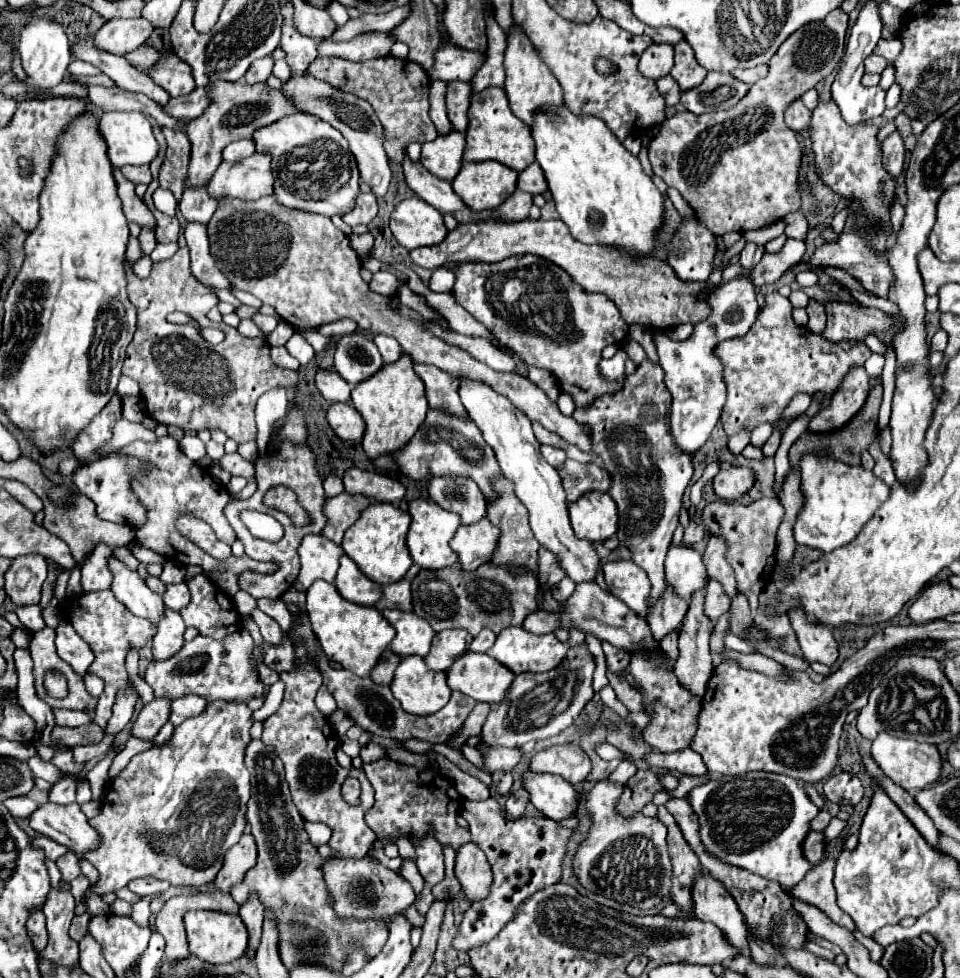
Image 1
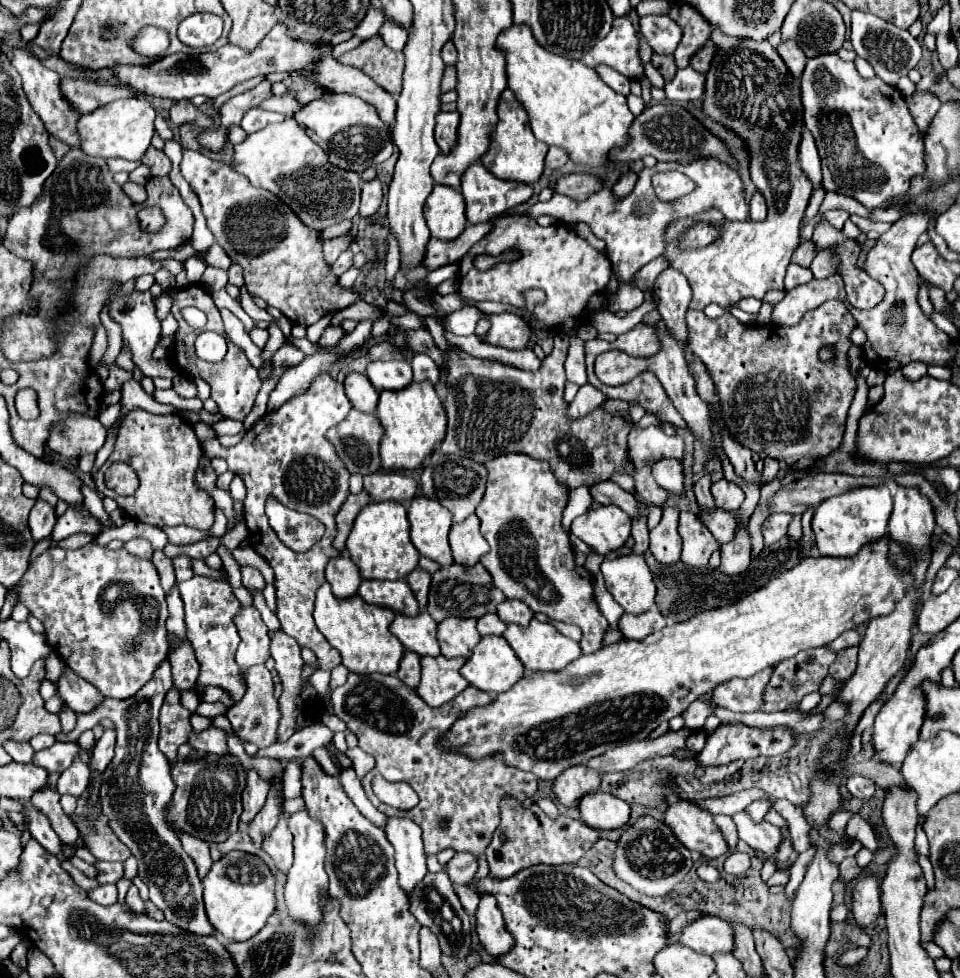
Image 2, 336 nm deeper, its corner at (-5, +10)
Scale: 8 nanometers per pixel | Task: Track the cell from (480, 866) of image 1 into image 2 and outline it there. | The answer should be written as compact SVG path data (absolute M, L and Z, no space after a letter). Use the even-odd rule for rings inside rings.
M492 895L480 897L480 905L476 911L476 933L484 951L494 959L498 959L498 955L506 955L506 951L514 947L512 935L506 931L502 913L496 907L496 899Z

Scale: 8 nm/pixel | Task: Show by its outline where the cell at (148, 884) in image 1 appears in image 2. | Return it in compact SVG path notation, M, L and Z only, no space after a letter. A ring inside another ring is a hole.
M96 861L94 867L96 867L96 871L98 871L98 875L96 875L96 881L98 881L98 883L116 883L116 881L124 875L122 863Z

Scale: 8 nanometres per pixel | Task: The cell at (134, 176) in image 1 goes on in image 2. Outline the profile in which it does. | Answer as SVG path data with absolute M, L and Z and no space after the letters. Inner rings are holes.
M150 145L148 151L144 153L142 163L150 167L150 173L152 173L152 175L168 175L170 169L172 169L172 163L170 163L170 159L164 155L164 151L154 149L152 145Z

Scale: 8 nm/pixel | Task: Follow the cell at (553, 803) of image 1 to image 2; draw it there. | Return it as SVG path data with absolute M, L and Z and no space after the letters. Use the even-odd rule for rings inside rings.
M590 793L580 801L580 815L594 829L620 829L630 821L630 805L610 793Z

